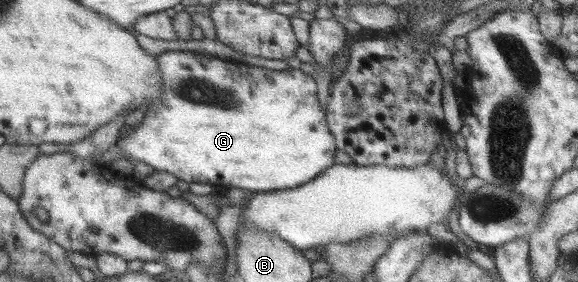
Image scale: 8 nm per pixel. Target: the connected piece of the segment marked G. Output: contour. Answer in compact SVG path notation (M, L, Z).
M167 50L161 57L161 71L163 73L163 96L156 105L149 108L144 120L135 128L127 130L123 138L119 138L119 147L123 153L129 155L132 162L142 161L156 171L166 171L188 183L206 183L215 188L219 186L238 187L248 193L269 192L275 190L287 190L299 187L313 181L318 175L337 163L338 147L336 137L327 119L327 112L321 107L321 101L317 97L317 81L314 75L309 75L301 69L288 68L286 70L273 70L267 67L250 65L246 59L241 62L213 57L211 54L200 54L194 51Z

